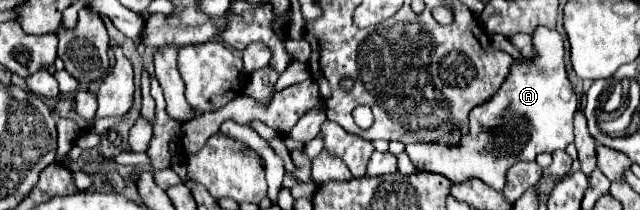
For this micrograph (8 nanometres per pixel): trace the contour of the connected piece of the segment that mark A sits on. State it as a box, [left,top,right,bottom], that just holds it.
[404,26,578,190]

